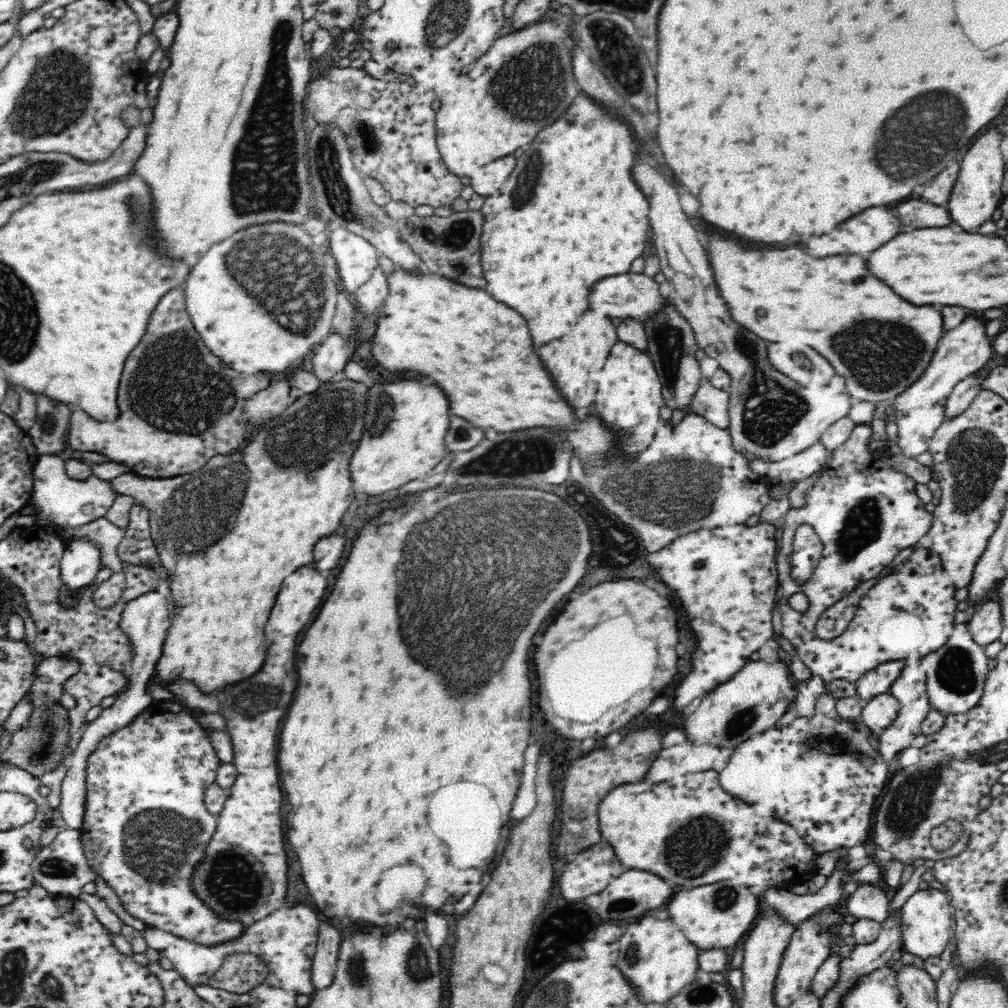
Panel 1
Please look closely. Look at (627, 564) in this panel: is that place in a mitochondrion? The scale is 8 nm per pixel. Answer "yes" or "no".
yes

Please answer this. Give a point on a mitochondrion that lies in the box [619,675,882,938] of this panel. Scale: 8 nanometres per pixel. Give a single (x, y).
(698, 845)

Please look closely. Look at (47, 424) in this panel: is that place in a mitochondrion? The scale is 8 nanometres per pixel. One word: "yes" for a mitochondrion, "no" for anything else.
yes

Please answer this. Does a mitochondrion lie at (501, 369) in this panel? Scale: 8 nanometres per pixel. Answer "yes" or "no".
no

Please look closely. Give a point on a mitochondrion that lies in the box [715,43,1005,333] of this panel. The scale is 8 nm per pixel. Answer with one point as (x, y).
(909, 142)

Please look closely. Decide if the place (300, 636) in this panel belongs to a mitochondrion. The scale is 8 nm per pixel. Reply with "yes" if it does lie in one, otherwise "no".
no

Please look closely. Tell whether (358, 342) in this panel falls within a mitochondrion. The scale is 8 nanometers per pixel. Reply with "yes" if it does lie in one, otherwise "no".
no

